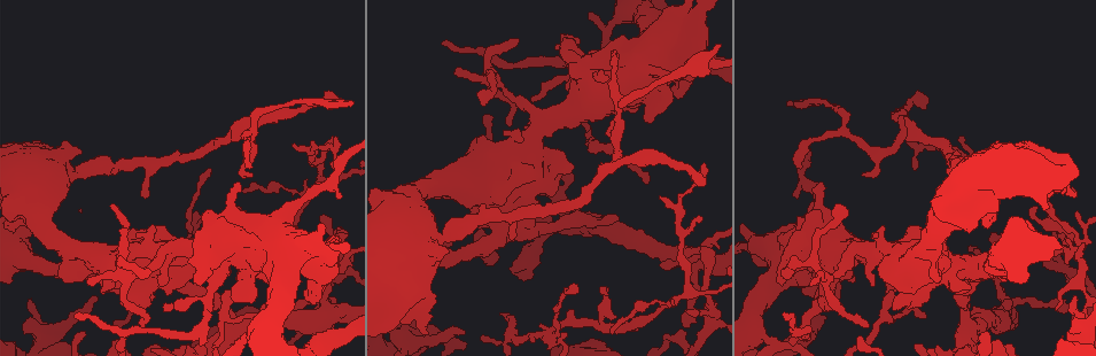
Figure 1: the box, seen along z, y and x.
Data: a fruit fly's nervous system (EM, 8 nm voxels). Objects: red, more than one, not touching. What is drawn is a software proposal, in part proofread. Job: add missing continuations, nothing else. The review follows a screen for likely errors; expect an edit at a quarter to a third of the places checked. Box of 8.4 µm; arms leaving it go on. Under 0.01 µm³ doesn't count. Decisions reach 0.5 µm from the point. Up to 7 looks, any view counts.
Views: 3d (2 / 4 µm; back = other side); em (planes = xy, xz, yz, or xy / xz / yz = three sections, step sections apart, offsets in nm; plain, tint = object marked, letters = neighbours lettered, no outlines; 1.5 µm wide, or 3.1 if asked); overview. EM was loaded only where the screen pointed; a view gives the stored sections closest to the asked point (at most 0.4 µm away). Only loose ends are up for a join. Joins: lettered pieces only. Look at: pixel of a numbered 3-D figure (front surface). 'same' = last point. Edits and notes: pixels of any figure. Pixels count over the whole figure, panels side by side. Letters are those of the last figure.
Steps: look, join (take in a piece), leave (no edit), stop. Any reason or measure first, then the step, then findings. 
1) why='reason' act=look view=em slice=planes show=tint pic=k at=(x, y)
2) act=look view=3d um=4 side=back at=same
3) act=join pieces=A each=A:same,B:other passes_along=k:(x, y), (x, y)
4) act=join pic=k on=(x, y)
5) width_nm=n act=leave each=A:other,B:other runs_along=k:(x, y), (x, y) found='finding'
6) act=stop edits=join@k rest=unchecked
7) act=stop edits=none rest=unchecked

why='free end' act=look view=em slice=planes show=tint pic=1 at=(513, 237)

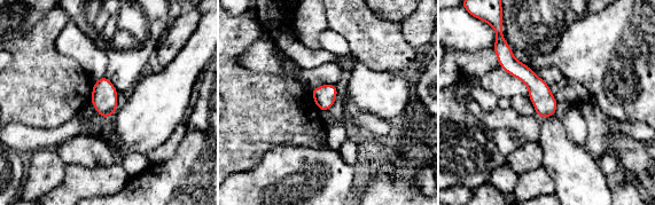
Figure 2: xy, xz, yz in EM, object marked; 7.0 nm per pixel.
act=look view=em slice=planes show=letters at=same

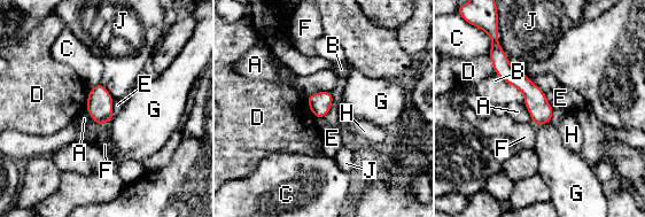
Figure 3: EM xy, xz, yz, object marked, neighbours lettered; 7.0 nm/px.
act=leave each=A:other,B:other,C:other,D:other,E:other,F:other,G:other,H:other,J:other border=3:(332, 92), (332, 106), (320, 118) found='none of them fits'

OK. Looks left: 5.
why='stops while still wide' act=look view=em slice=planes show=letters pic=1 at=(893, 307)

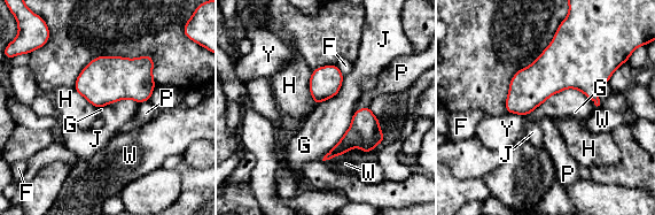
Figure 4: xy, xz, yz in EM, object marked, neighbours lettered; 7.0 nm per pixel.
act=leave each=F:other,G:other,H:other,J:other,P:other,W:other,Y:other border=4:(506, 110), (523, 116) found='no lettered piece goes on from it'

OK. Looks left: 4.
why='free end' act=look view=3d um=4 pic=1 at=(837, 203)

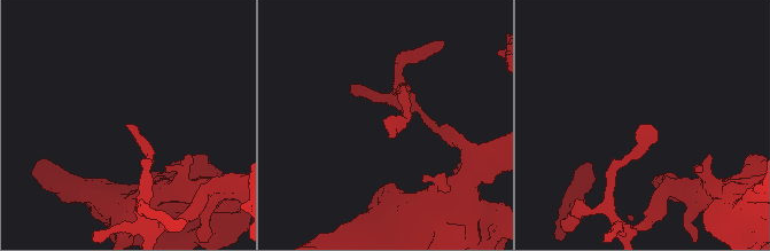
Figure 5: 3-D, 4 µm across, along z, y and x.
why='shape alone is not enough' act=look view=em slice=planes show=tint pic=5 at=(132, 125)

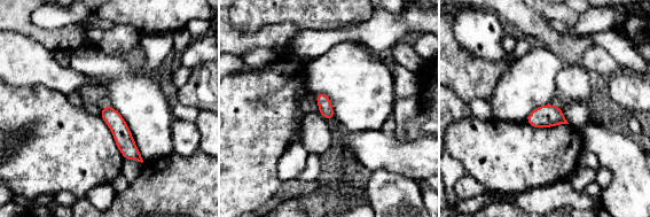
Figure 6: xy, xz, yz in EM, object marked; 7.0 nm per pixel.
act=look view=em slice=planes show=letters at=same

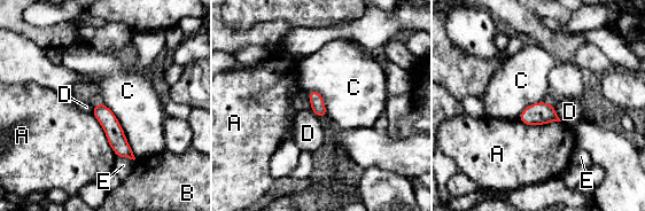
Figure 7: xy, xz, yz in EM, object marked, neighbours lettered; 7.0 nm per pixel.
width_nm=100 longest_contact=C:460nm act=leave each=A:other,B:other,C:other,D:other,E:other found='no lettered piece goes on from it'

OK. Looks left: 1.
act=stop edits=none rest=unchecked

